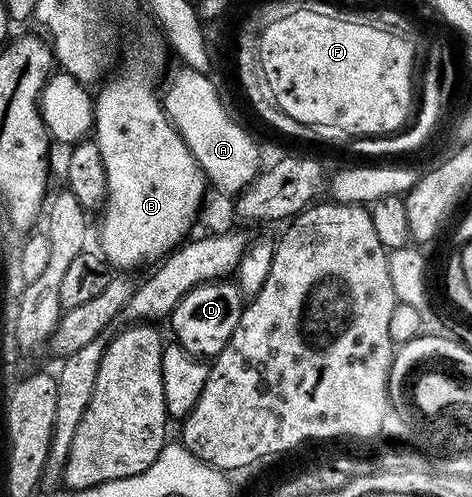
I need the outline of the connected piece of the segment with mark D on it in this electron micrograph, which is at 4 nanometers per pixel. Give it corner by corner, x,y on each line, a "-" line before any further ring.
232,279
207,281
194,287
174,307
170,324
175,344
189,349
195,357
214,359
230,343
230,335
234,335
234,327
238,327
238,319
242,319
242,311
246,298
240,292
239,284

